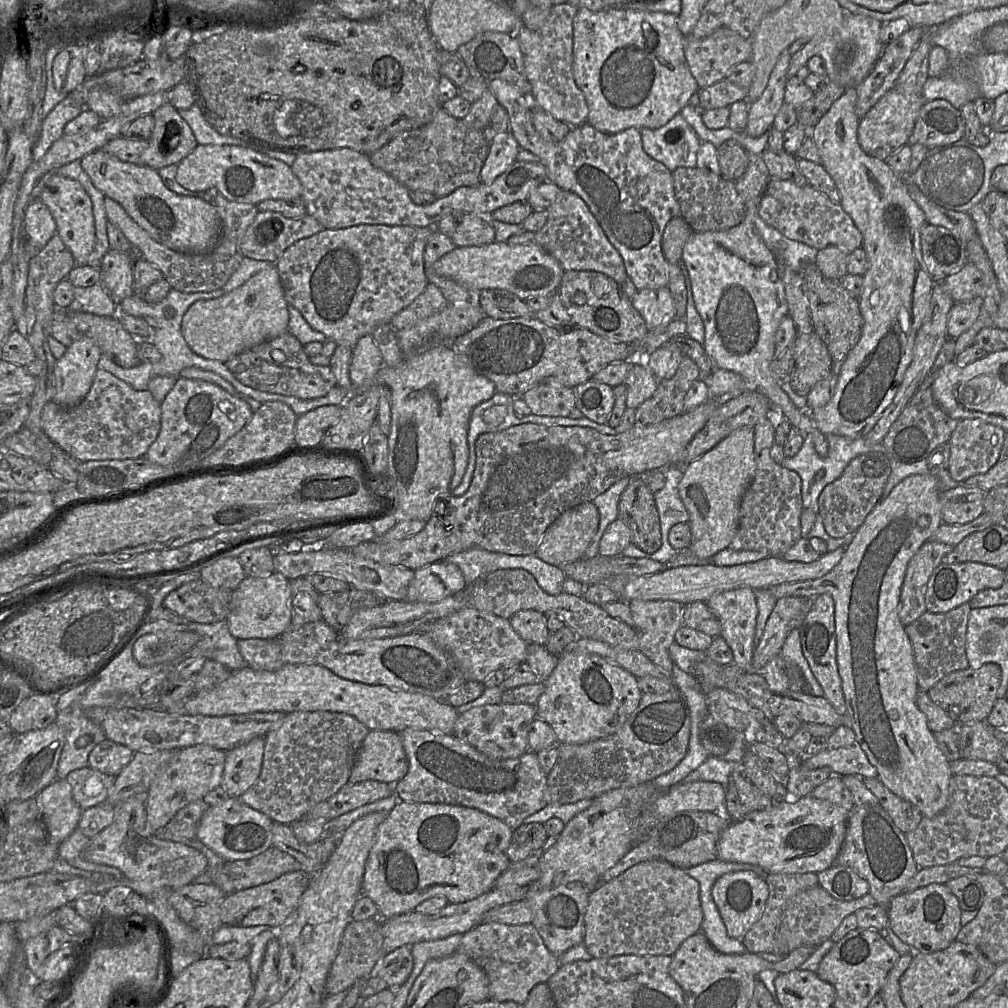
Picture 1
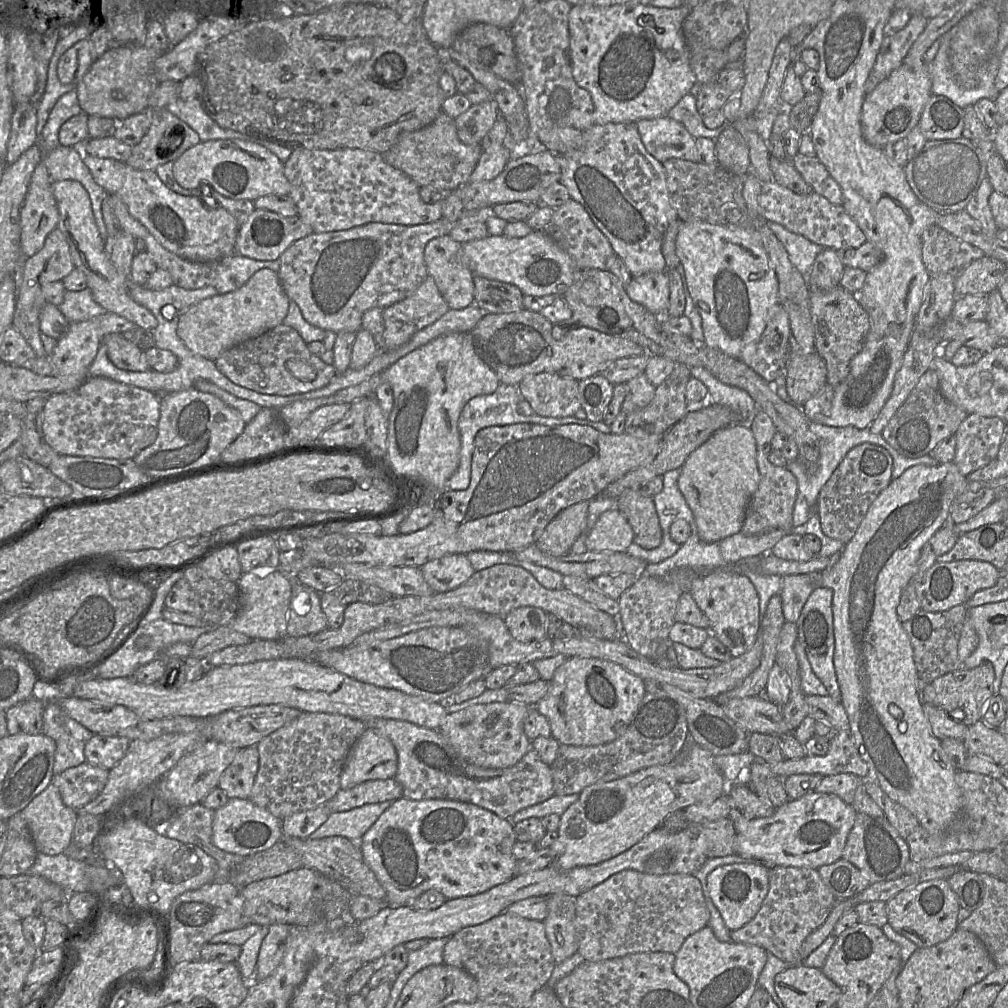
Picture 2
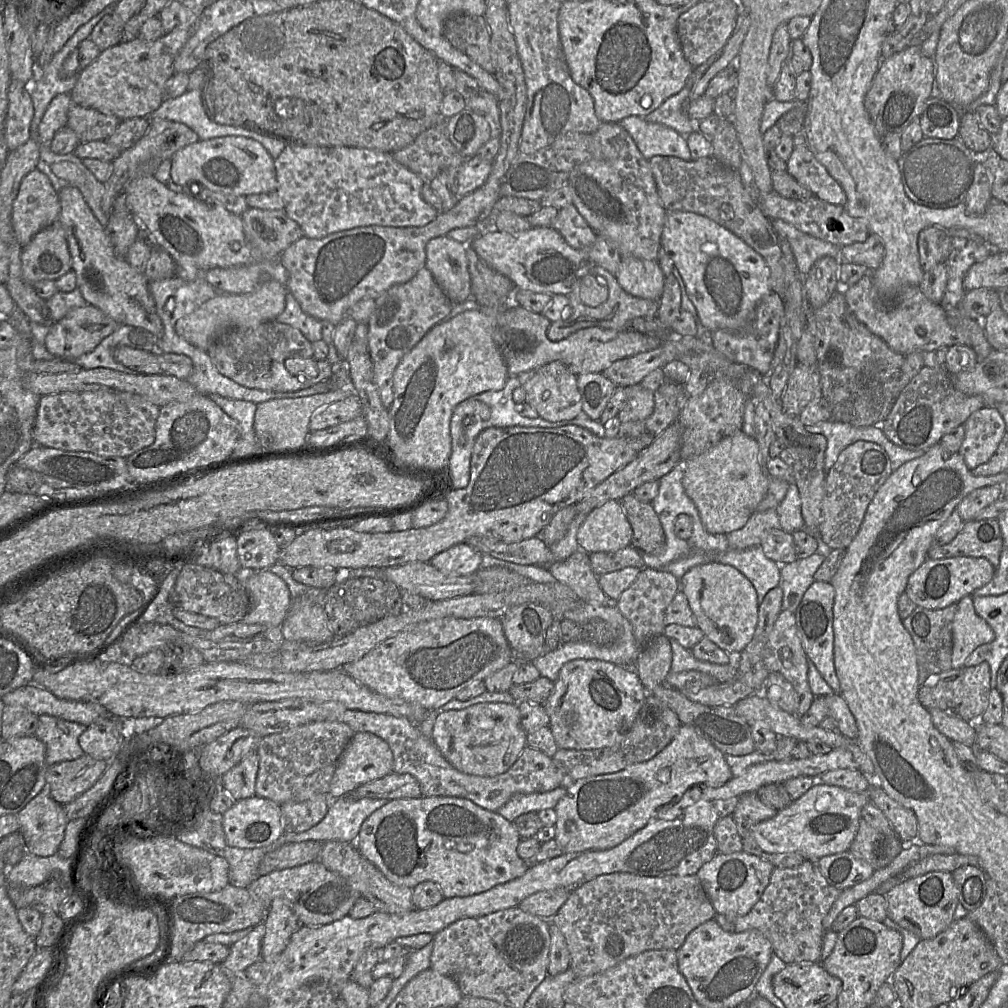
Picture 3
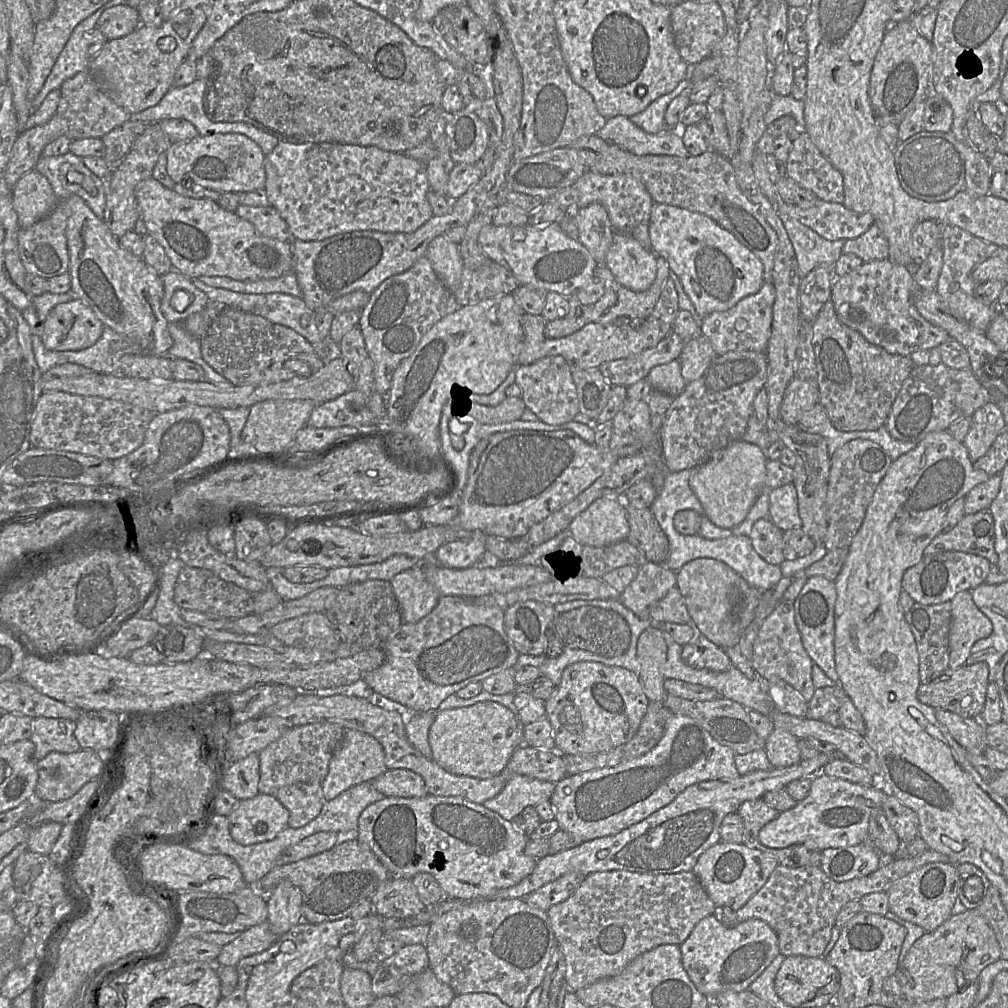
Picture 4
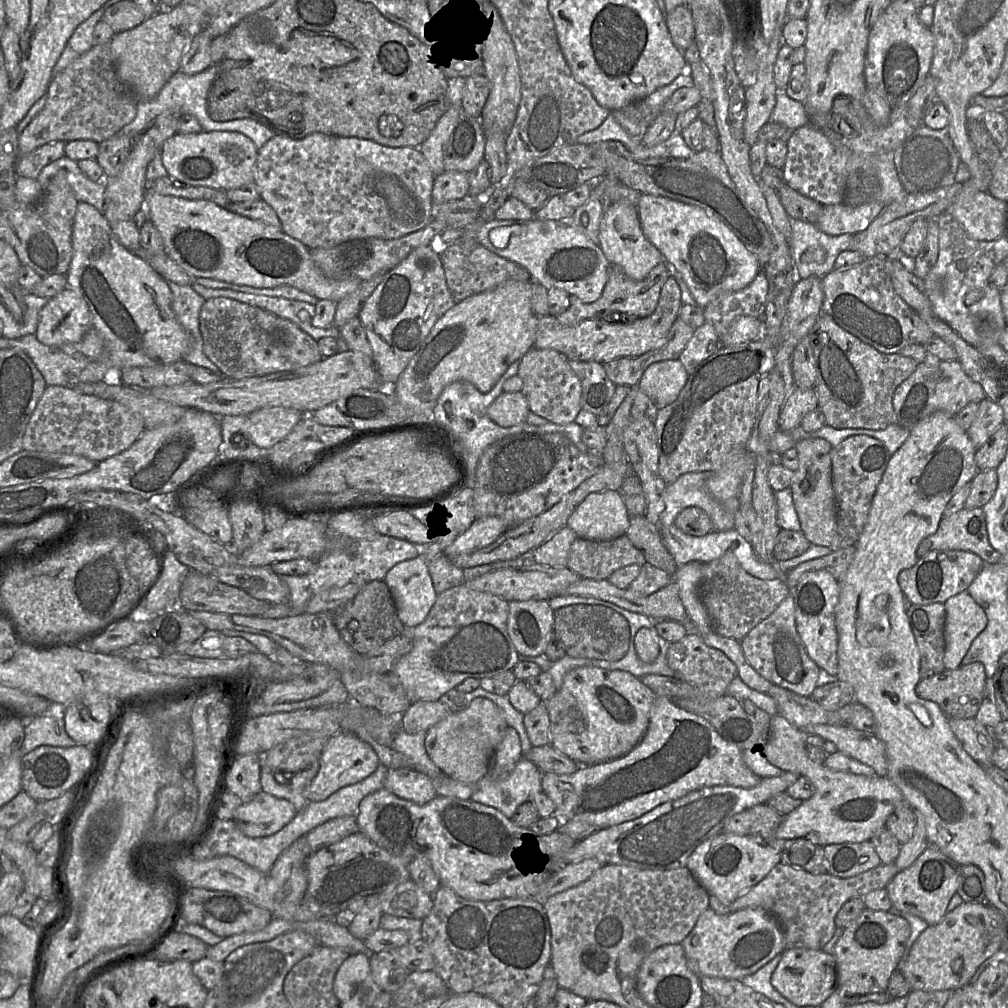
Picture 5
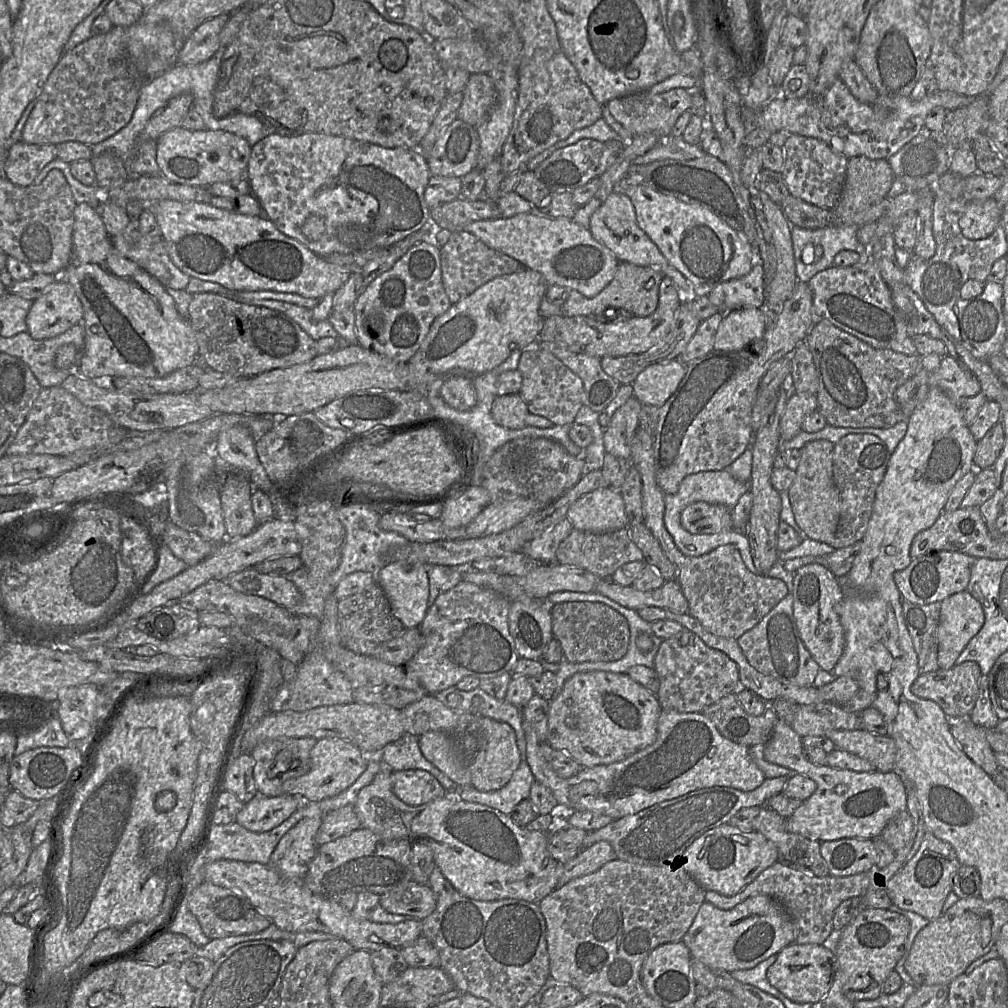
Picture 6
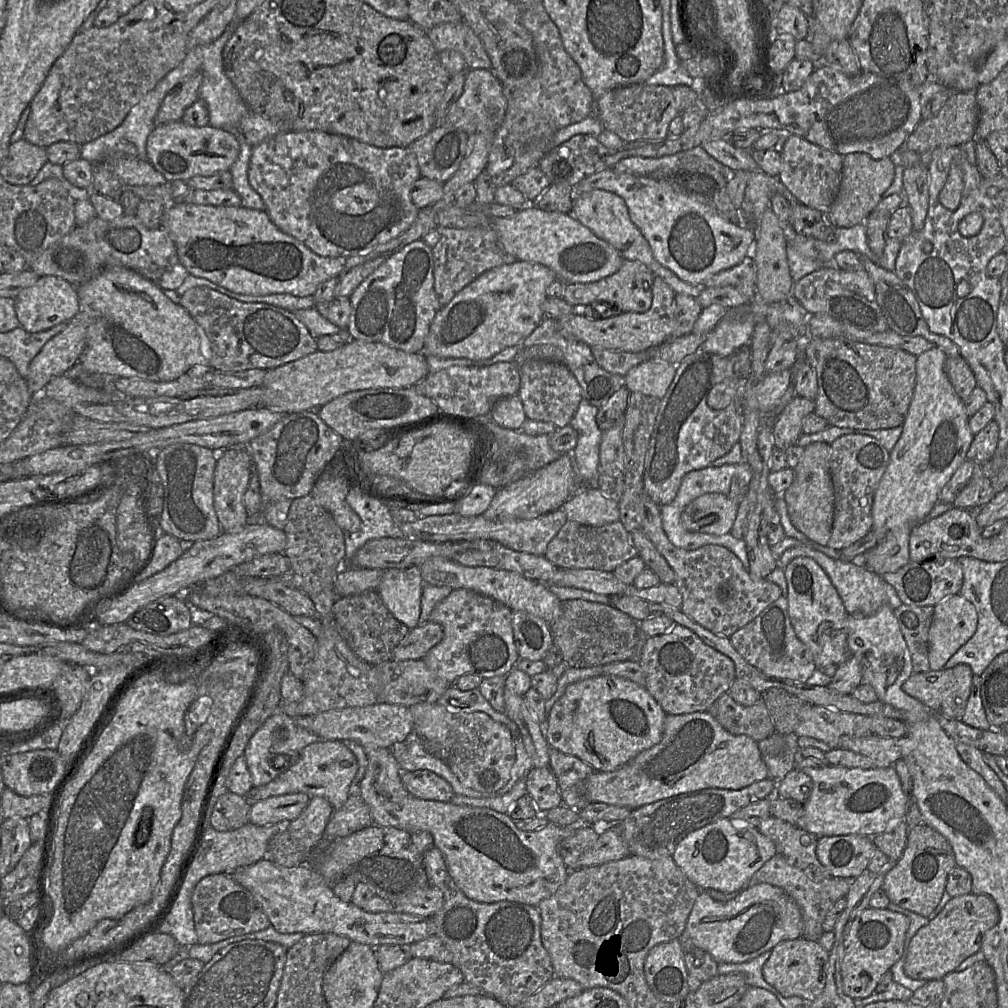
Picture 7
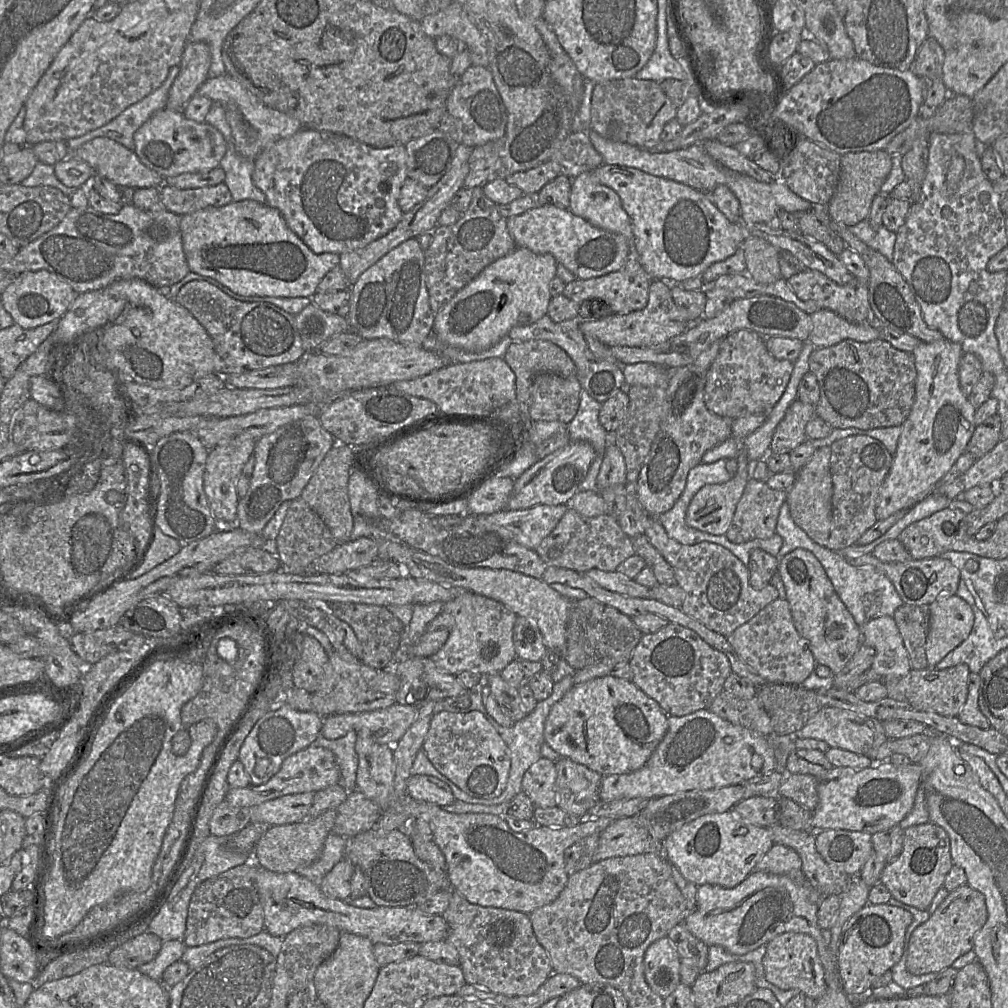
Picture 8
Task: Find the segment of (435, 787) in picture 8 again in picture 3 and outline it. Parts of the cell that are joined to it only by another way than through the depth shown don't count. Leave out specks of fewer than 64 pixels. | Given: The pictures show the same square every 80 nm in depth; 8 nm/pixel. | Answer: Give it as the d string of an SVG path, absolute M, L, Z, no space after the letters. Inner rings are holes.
M408 773L390 774L358 786L350 795L353 798L400 799L419 798L421 790L418 781Z

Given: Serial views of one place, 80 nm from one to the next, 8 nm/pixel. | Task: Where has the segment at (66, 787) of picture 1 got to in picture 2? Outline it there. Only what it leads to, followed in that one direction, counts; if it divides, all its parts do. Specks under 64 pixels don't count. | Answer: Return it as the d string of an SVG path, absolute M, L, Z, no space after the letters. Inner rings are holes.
M54 784L36 796L21 814L38 853L53 856L70 847L78 813L64 804Z

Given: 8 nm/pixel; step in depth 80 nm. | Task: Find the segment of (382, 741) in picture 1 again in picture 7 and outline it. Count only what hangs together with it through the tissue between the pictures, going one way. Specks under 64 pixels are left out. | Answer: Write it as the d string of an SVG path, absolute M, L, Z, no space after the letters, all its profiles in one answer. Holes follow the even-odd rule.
M318 739L306 746L299 759L274 780L262 786L253 786L245 799L256 803L269 797L304 793L310 798L324 797L335 810L345 803L351 793L351 783L357 771L357 759L343 741Z

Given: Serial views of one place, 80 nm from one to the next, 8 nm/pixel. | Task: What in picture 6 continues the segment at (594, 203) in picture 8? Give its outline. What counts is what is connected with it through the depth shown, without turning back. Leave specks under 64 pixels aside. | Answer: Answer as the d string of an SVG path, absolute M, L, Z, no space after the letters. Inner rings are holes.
M612 192L592 214L588 230L594 239L611 250L620 262L655 268L673 280L685 299L695 298L689 281L681 272L669 265L655 243L637 224L635 208L627 195L621 192Z

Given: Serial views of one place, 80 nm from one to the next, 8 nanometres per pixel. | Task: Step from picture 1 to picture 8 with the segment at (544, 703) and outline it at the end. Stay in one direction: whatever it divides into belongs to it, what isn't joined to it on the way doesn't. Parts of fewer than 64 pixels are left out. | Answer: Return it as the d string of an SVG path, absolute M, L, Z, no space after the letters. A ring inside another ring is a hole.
M605 676L574 685L555 703L544 725L544 743L560 757L584 765L602 777L634 772L648 761L667 732L668 715L632 681Z

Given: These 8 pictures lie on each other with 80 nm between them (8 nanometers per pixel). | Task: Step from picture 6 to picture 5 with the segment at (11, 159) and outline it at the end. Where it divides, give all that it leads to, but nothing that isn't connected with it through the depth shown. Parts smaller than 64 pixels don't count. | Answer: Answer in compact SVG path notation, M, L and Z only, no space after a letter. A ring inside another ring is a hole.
M50 142L26 155L19 155L14 165L16 178L23 176L36 179L44 166L65 156L65 143Z

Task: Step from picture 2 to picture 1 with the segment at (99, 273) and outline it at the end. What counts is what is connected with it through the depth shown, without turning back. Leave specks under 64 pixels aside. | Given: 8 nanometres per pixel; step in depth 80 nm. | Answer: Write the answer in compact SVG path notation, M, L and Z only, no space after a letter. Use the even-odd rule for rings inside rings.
M55 173L45 183L40 199L49 208L56 222L57 233L71 251L75 262L86 266L95 246L96 235L92 201L82 184Z

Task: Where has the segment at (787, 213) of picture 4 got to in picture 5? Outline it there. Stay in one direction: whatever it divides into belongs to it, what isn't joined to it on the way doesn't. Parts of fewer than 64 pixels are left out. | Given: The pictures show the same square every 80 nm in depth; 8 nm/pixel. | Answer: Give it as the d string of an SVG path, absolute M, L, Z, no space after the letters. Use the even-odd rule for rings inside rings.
M867 201L856 207L845 203L824 205L815 225L831 236L856 234L867 229L885 207L877 201Z

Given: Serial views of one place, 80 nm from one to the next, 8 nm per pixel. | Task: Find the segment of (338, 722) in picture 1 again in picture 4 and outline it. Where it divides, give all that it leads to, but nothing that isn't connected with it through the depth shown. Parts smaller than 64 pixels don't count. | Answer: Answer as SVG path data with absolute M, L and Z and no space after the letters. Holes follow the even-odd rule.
M318 722L298 726L260 751L259 792L274 795L278 789L298 782L322 782L327 776L329 763L339 747L345 730L338 724Z

